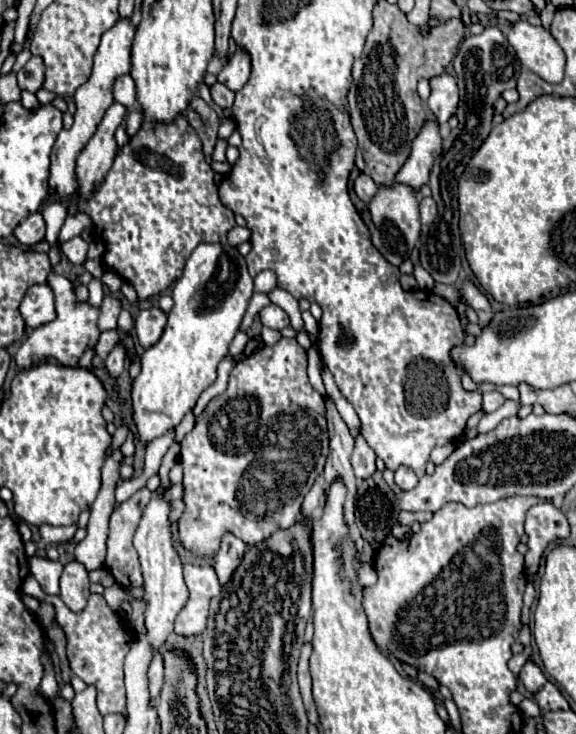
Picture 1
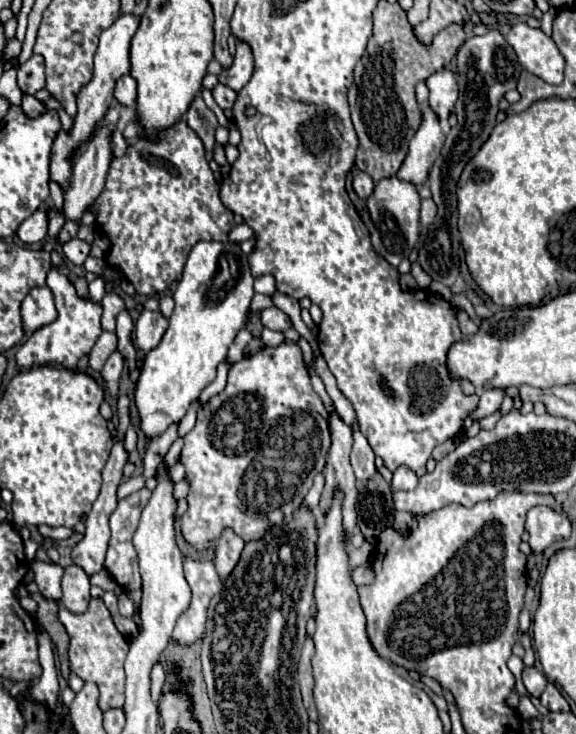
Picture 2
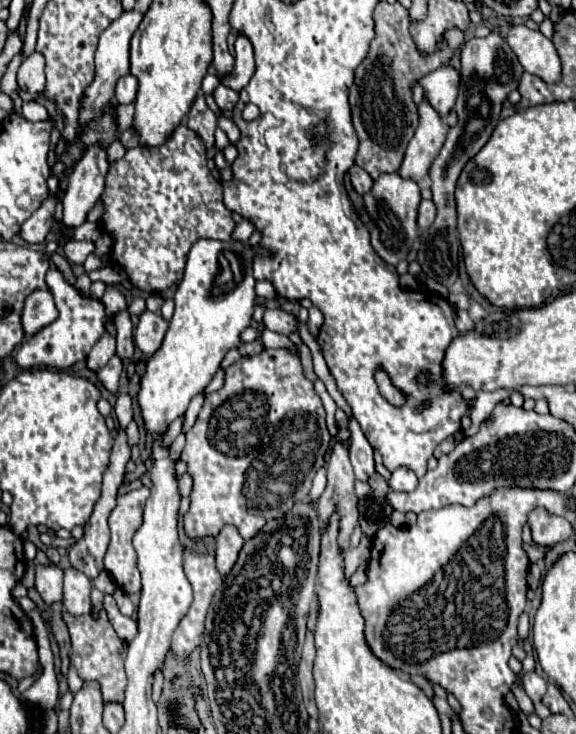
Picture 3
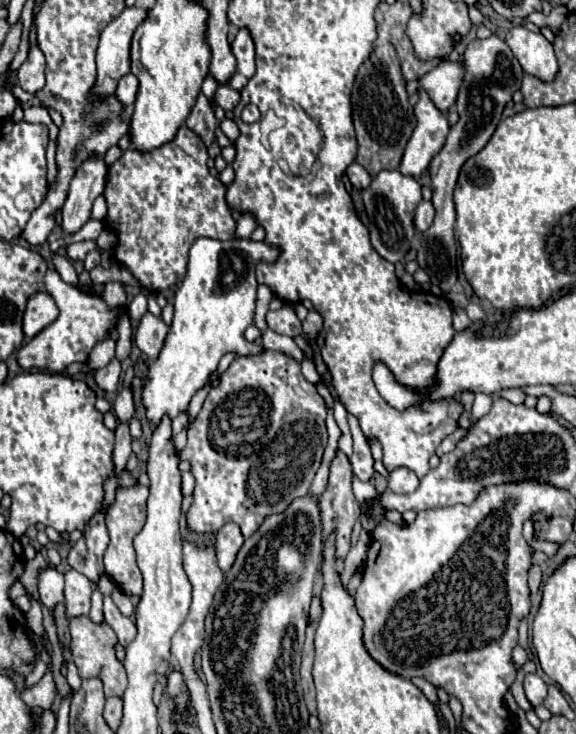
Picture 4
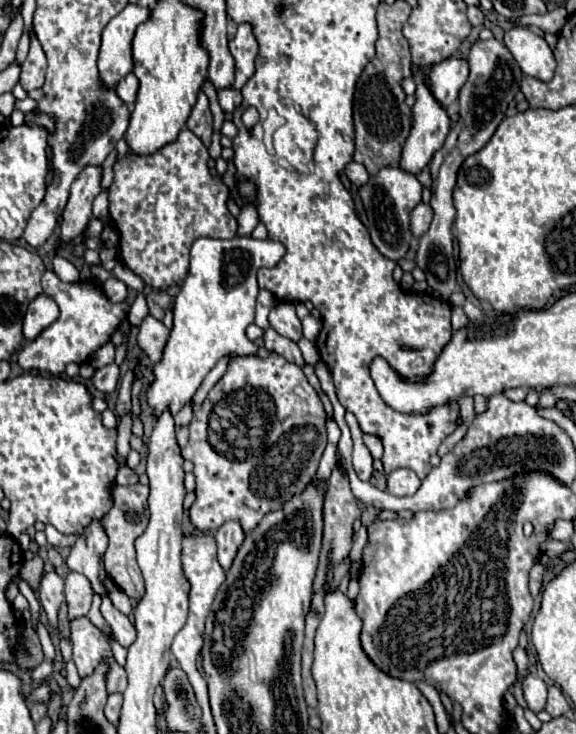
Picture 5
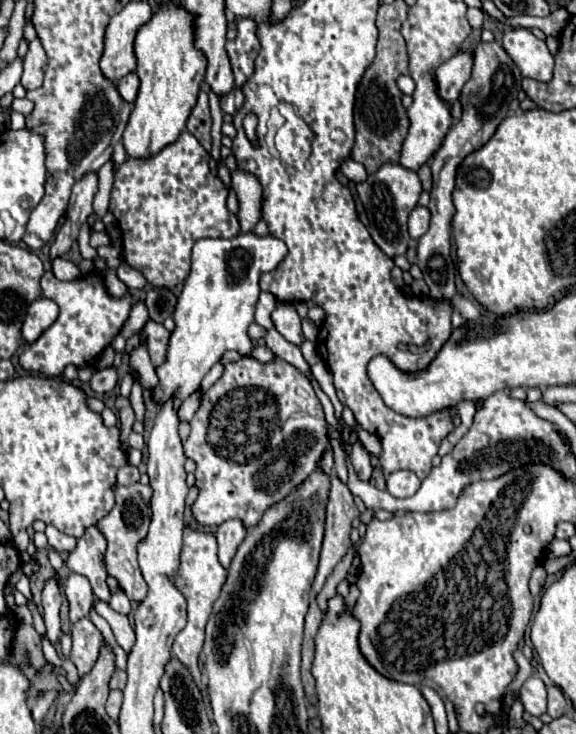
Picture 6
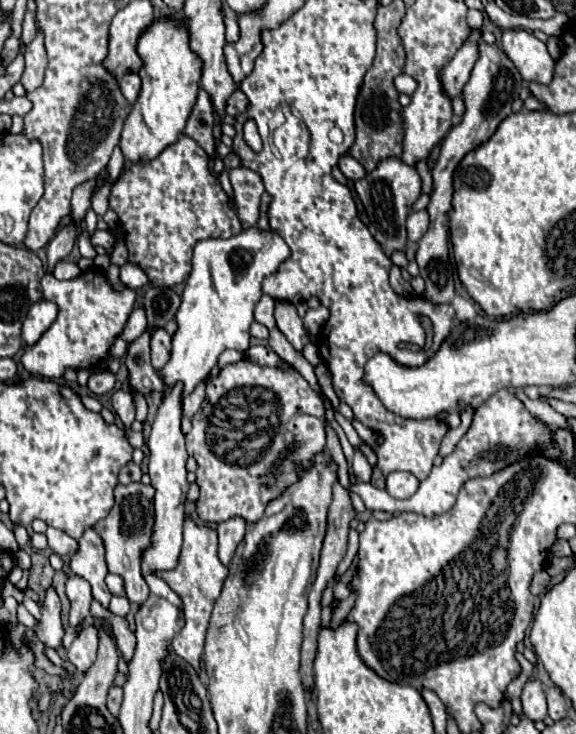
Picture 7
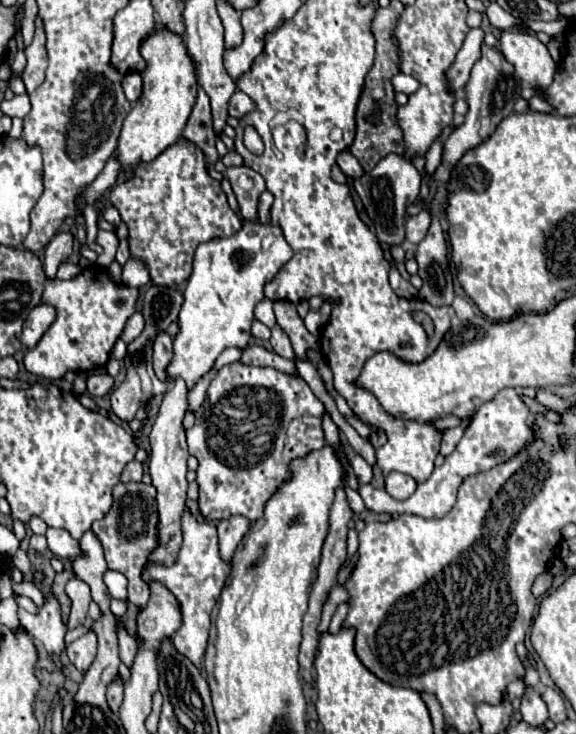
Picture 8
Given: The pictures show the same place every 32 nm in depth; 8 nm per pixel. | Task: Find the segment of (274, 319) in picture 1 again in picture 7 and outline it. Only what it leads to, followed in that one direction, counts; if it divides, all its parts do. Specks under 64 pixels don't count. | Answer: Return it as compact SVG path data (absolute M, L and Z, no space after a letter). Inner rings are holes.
M276 302L274 308L274 316L276 316L276 326L286 334L286 338L298 352L302 352L302 348L308 343L317 344L315 337L308 336L302 318L296 312L296 306L290 302Z

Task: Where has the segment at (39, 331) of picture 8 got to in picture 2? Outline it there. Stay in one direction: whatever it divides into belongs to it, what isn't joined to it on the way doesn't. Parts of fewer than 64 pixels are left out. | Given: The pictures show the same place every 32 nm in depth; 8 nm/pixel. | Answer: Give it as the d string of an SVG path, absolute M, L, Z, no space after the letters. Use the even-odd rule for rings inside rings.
M32 288L22 304L24 332L36 332L52 320L56 320L56 308L50 288Z

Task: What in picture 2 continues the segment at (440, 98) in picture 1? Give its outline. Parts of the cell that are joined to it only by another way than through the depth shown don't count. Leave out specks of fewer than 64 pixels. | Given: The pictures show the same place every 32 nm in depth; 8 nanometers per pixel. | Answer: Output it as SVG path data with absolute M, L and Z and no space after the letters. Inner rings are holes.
M440 70L426 78L426 86L430 92L430 108L440 116L444 122L448 114L454 110L458 98L458 82L452 70Z

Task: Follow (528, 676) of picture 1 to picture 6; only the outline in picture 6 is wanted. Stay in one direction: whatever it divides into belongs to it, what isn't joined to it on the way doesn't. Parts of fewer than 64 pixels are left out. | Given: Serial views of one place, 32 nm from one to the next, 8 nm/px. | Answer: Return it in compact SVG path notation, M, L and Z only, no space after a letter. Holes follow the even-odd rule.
M532 676L524 682L520 690L520 700L524 704L524 710L536 718L540 718L546 712L546 686L540 678Z

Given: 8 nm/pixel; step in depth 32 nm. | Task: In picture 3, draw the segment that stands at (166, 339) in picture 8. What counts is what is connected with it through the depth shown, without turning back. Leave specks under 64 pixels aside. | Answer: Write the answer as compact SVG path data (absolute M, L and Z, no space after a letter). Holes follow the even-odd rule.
M146 310L140 316L138 326L134 330L134 344L146 356L152 356L160 348L166 330L168 330L168 322L164 322L164 318L160 314L154 314L154 312Z

